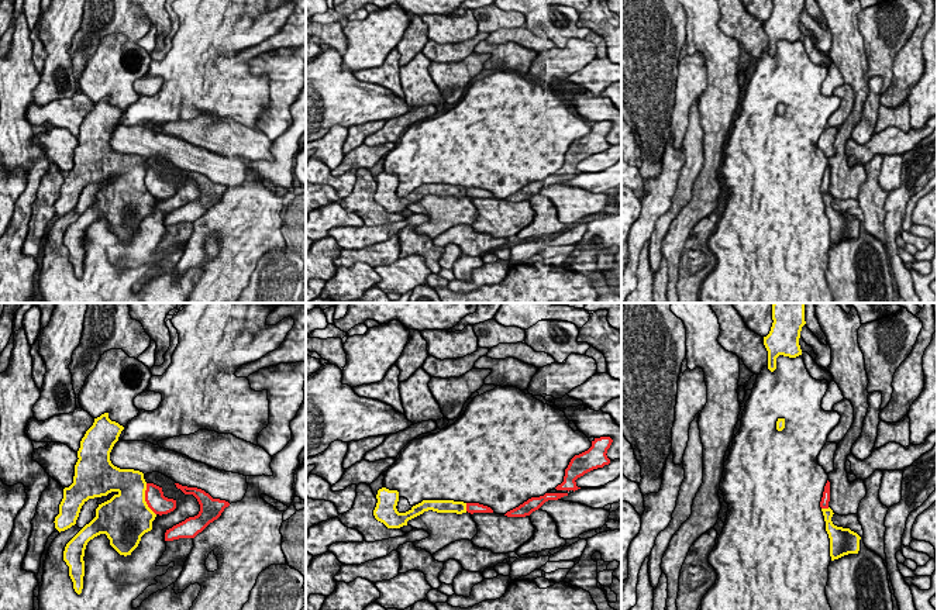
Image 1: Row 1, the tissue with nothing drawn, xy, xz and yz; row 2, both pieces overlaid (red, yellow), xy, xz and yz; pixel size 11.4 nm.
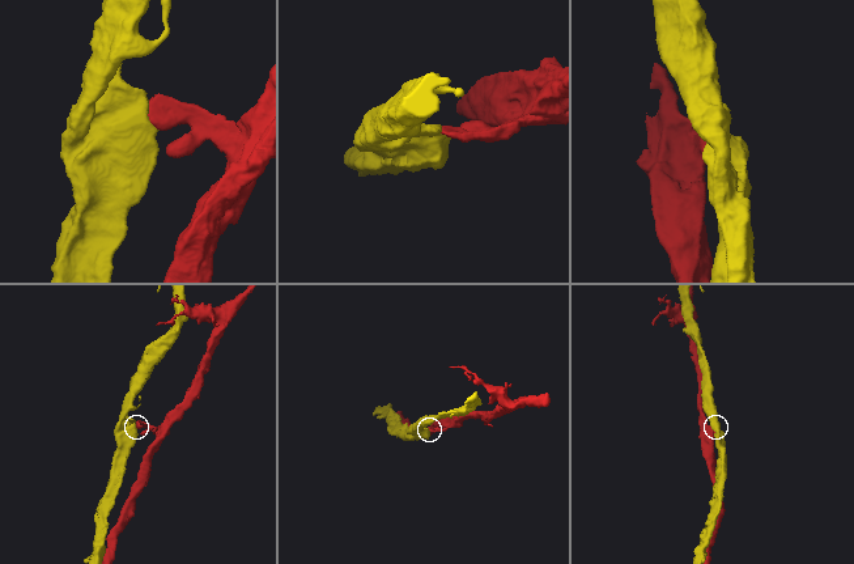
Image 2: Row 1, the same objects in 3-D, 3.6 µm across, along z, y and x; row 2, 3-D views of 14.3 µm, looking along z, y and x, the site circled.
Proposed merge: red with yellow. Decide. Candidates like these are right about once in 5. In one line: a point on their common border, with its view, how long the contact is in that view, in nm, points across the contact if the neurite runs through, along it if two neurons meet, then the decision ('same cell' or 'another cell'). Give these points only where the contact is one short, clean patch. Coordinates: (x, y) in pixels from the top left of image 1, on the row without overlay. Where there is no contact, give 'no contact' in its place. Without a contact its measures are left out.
meets red in xy at (145, 183); contact 380 nm long; border along xy (145, 168), (145, 188), (155, 199); another cell

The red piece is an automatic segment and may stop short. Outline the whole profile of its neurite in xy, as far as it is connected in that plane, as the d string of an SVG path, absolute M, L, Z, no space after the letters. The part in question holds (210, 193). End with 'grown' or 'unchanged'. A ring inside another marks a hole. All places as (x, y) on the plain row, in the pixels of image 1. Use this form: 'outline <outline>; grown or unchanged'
outline M175 168L178 173L180 173L185 179L193 179L199 189L200 196L194 201L189 201L185 206L173 210L166 214L165 225L173 225L179 223L194 223L199 217L201 217L210 207L217 204L225 192L230 190L228 186L213 183L209 178L197 172L187 172L179 168Z; unchanged

